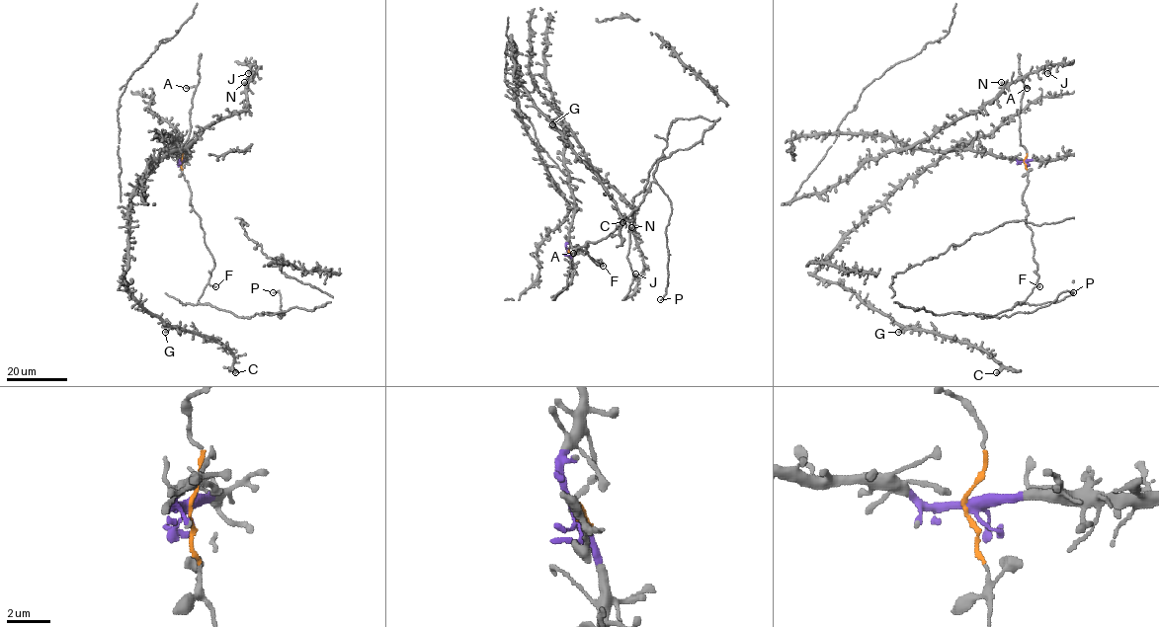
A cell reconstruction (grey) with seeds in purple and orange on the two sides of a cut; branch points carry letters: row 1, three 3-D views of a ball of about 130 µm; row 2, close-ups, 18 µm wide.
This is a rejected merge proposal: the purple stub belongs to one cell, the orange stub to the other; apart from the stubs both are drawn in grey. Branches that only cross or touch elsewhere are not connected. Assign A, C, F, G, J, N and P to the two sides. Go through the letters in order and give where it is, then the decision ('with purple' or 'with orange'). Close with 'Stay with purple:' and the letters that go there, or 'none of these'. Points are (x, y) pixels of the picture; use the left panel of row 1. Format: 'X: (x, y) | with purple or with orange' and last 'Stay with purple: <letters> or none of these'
A: (186, 88) | with orange
C: (235, 372) | with purple
F: (215, 286) | with orange
G: (165, 332) | with purple
J: (248, 73) | with purple
N: (244, 82) | with purple
P: (273, 292) | with orange
Stay with purple: C, G, J, N

